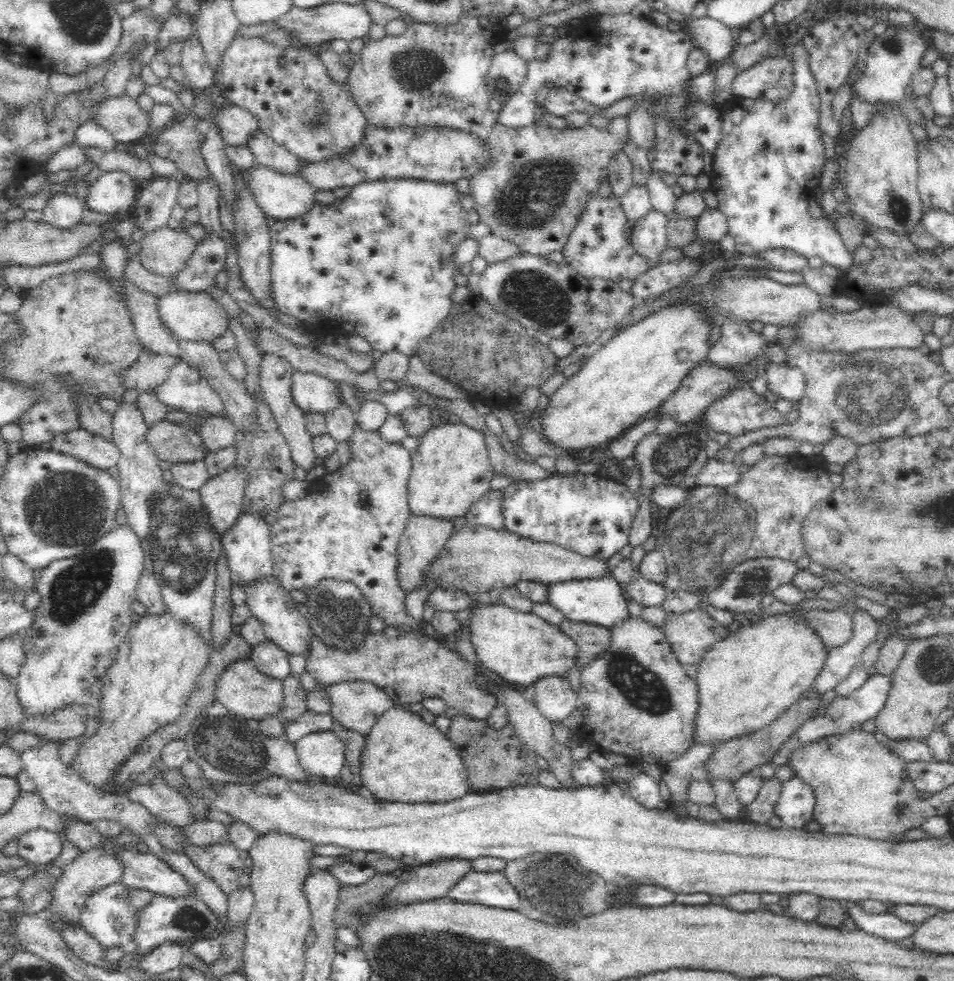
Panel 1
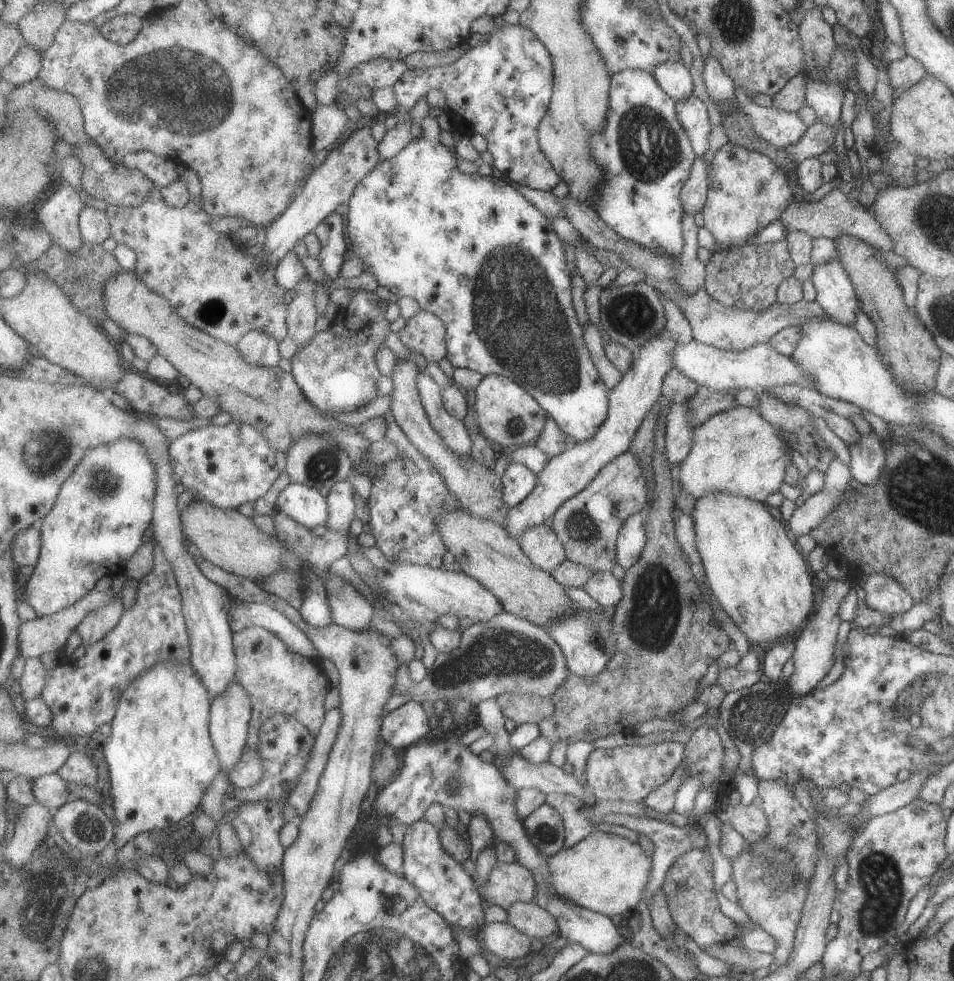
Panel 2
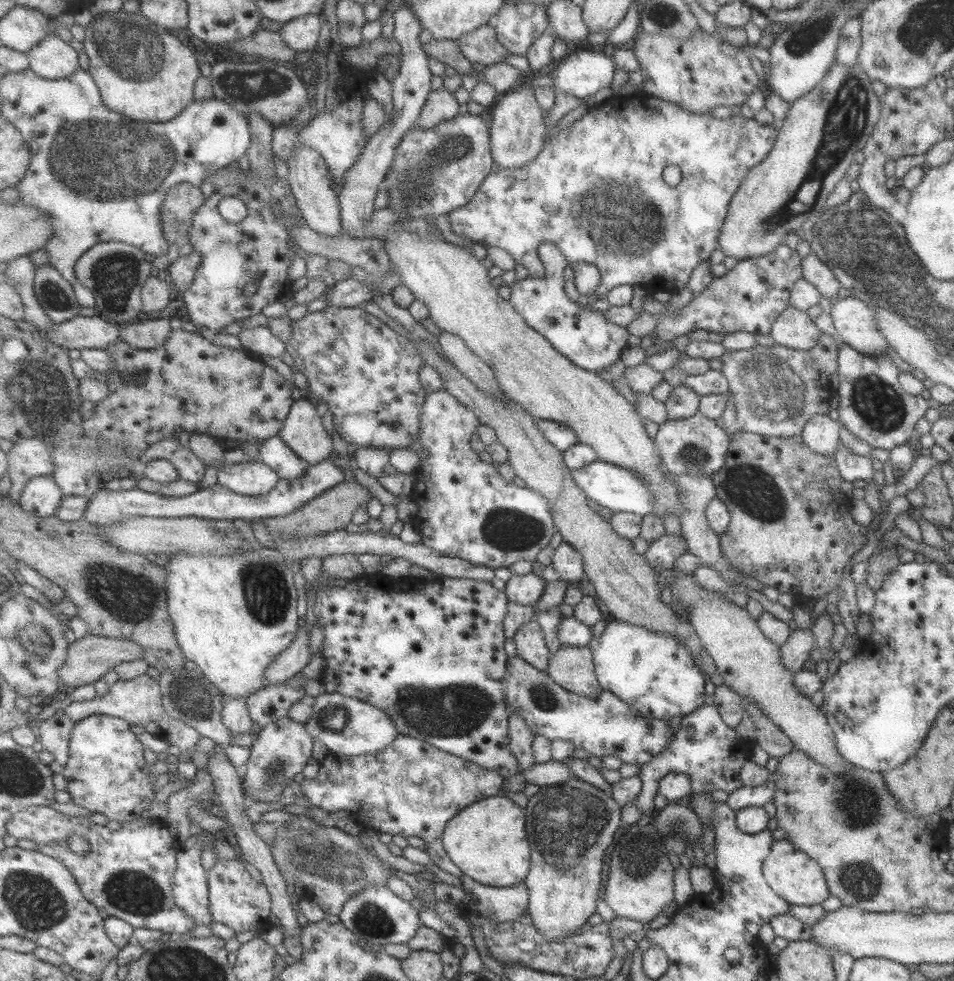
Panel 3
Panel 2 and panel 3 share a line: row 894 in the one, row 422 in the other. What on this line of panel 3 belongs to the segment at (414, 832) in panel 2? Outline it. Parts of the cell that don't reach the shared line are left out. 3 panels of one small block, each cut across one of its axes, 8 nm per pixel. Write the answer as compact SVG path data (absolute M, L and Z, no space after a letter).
M441 388L428 394L422 408L421 446L427 454L422 468L417 471L417 484L412 499L418 510L412 521L422 534L425 546L440 552L443 556L459 557L473 564L489 568L509 568L519 560L536 561L539 553L549 546L557 528L551 516L551 504L546 496L532 488L517 486L508 481L494 462L487 463L471 448L471 434L482 425L472 408L459 402L447 390Z

